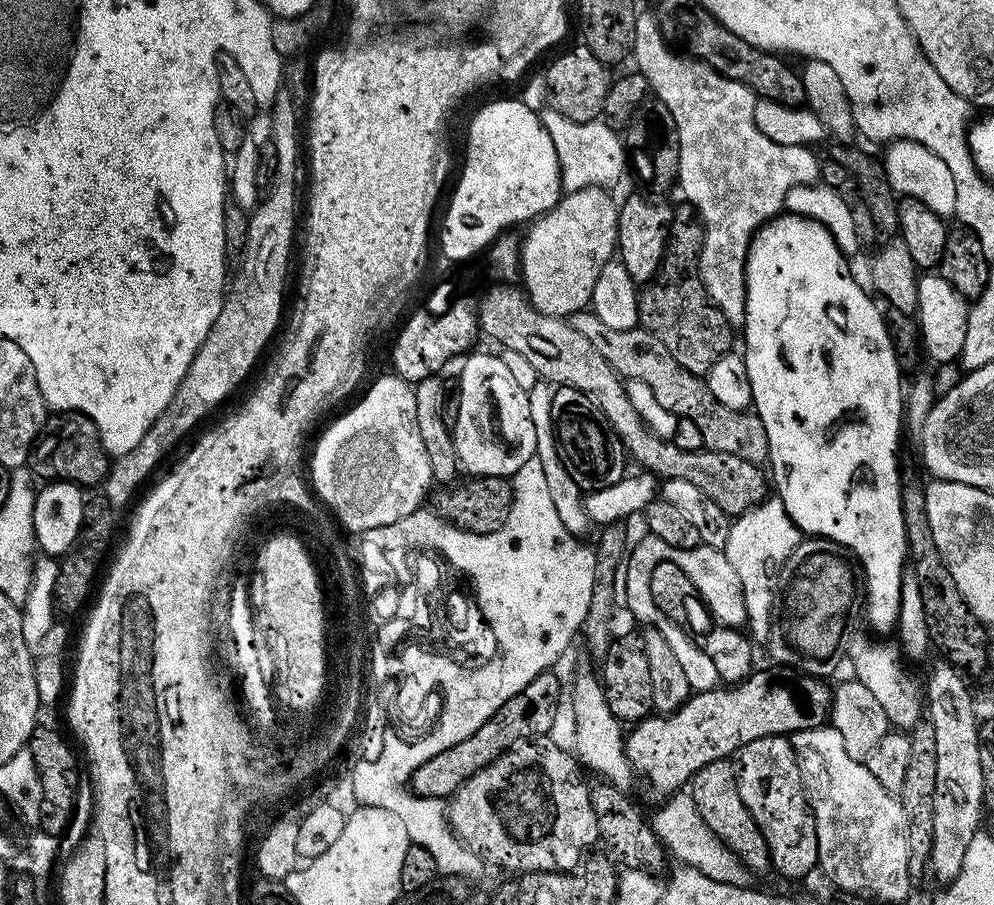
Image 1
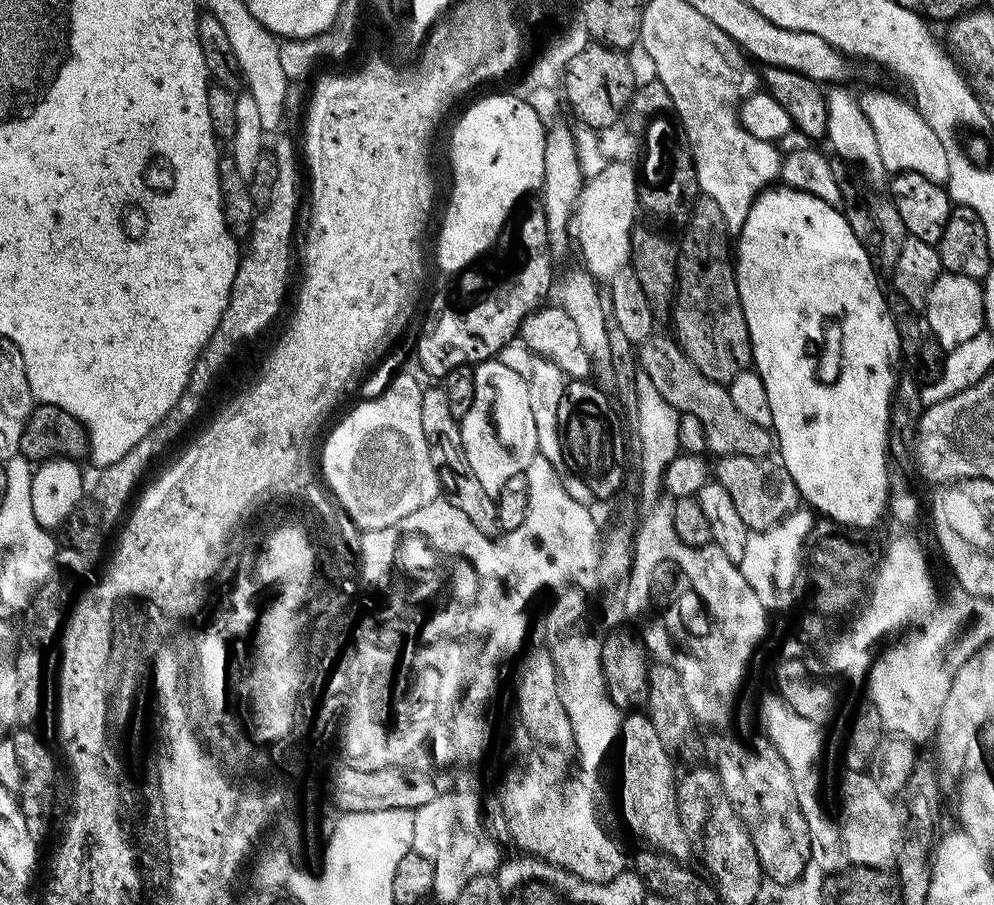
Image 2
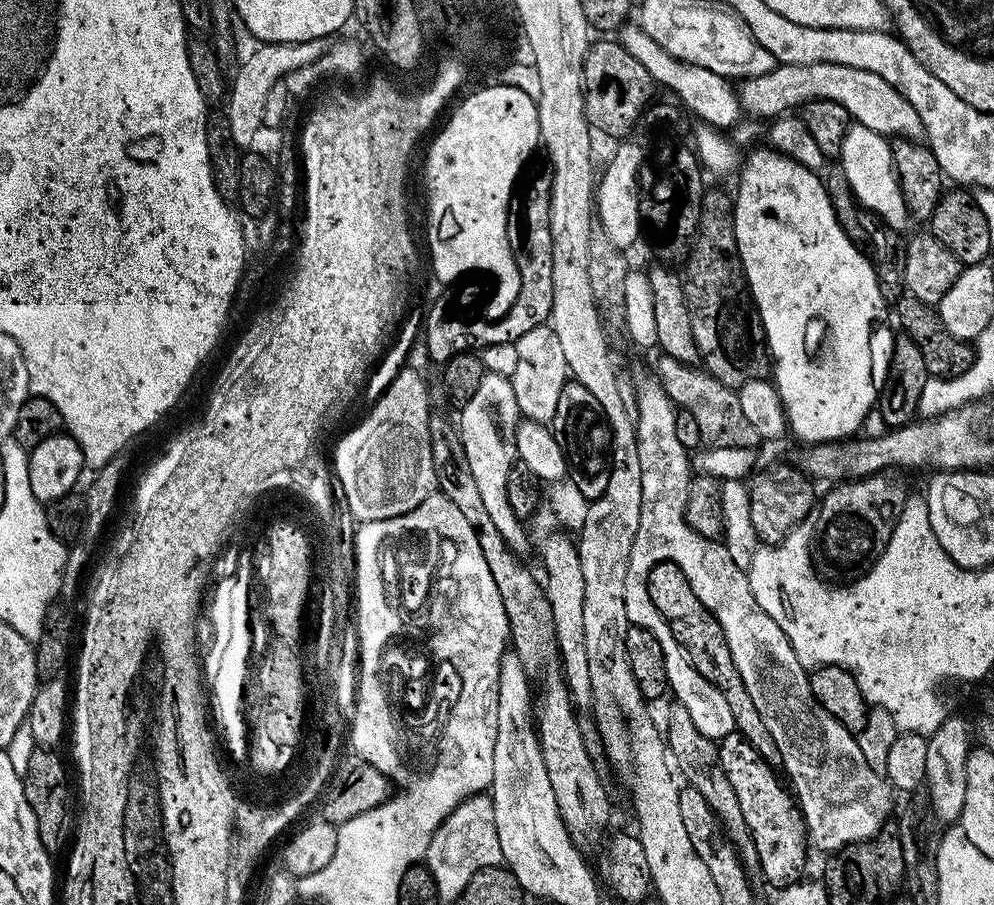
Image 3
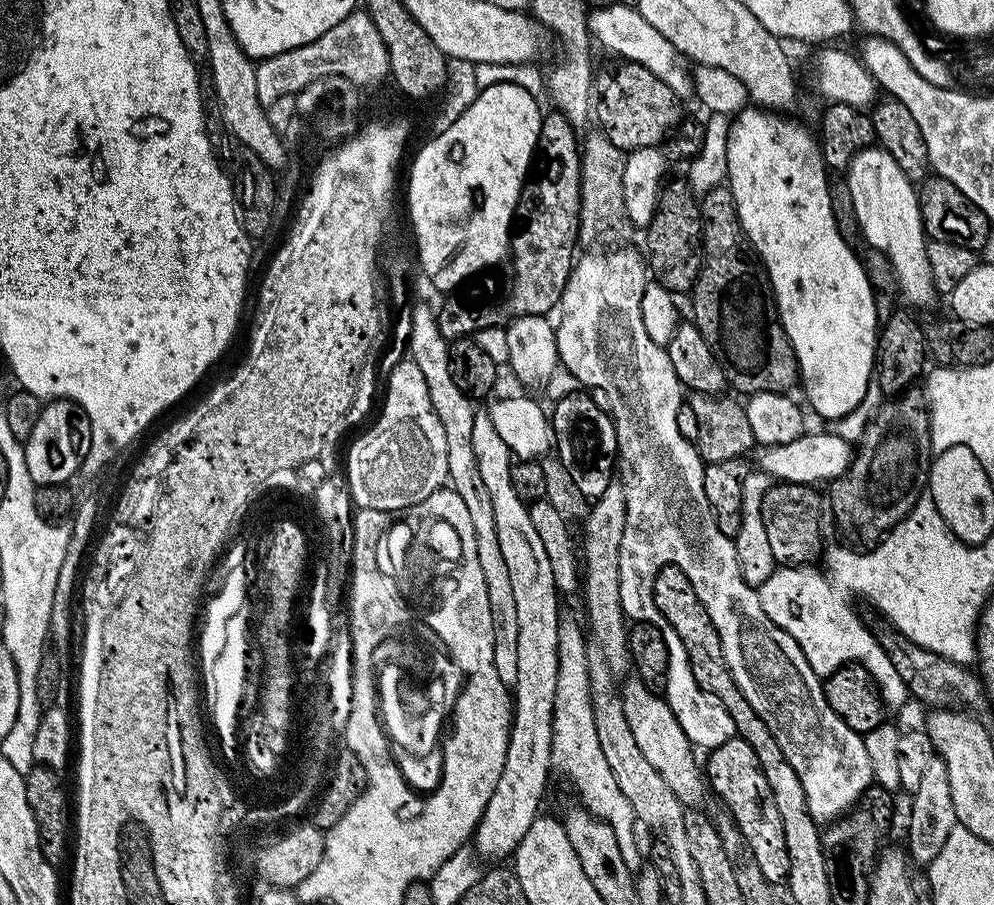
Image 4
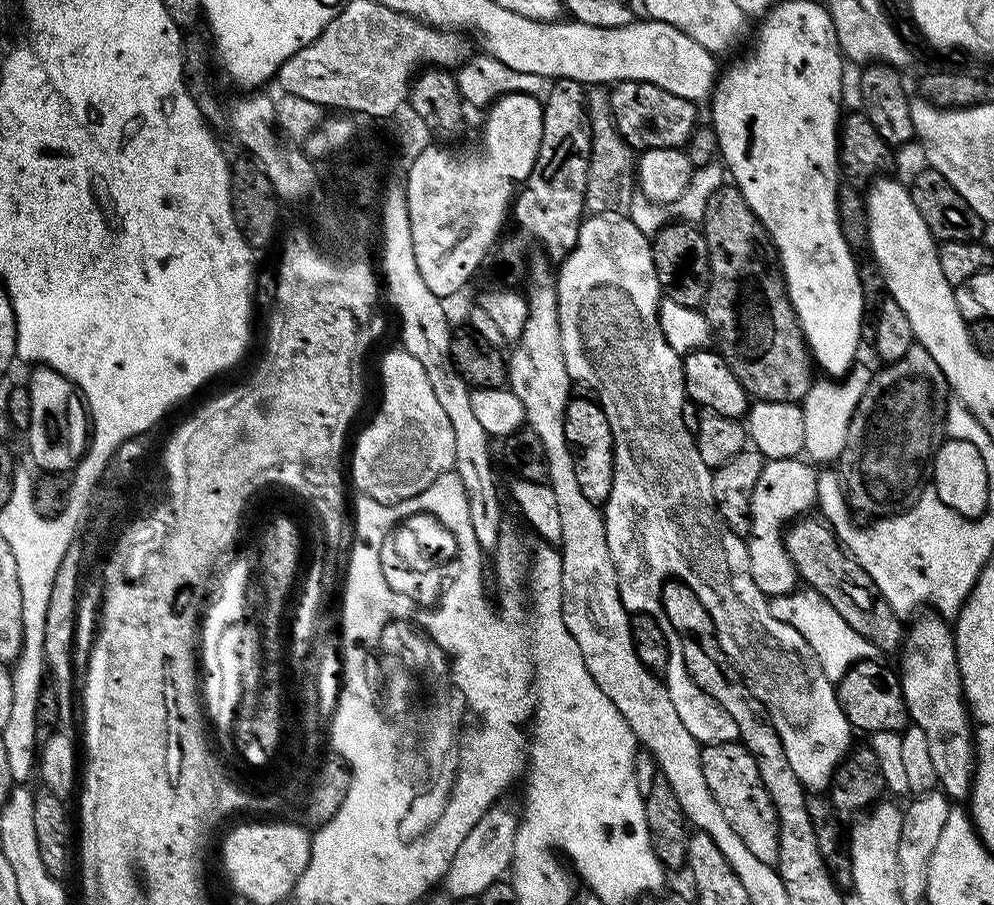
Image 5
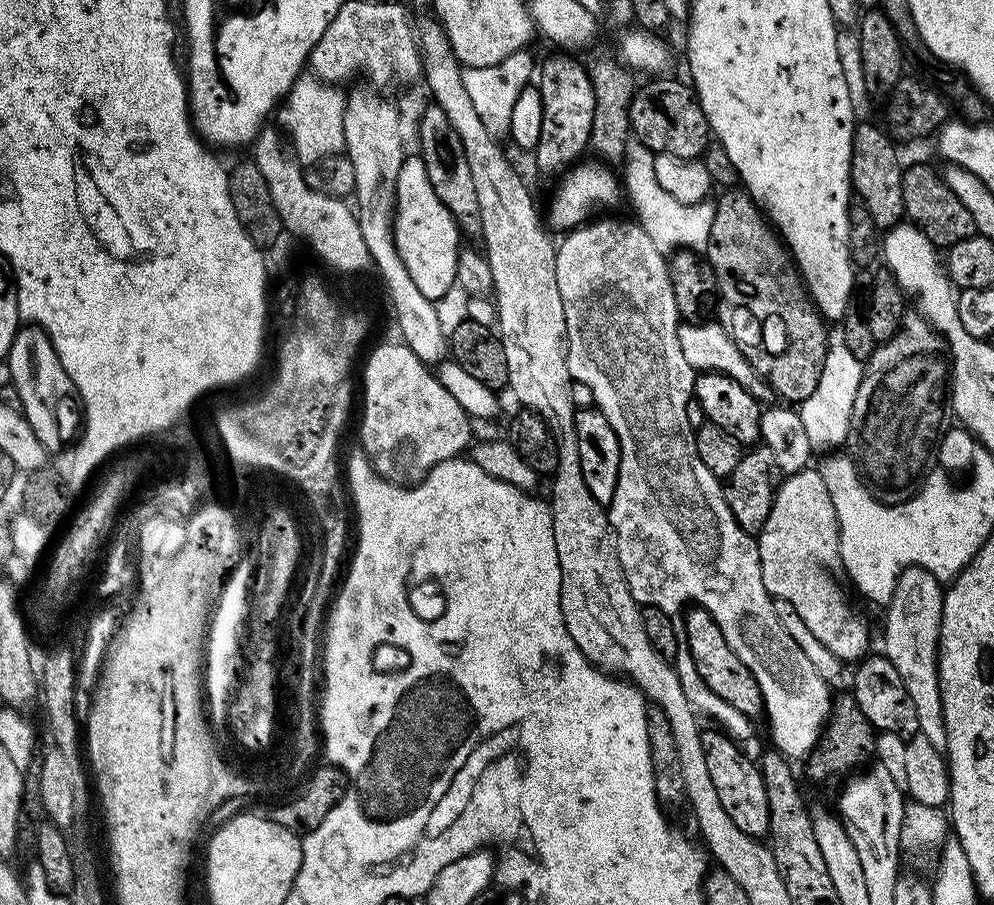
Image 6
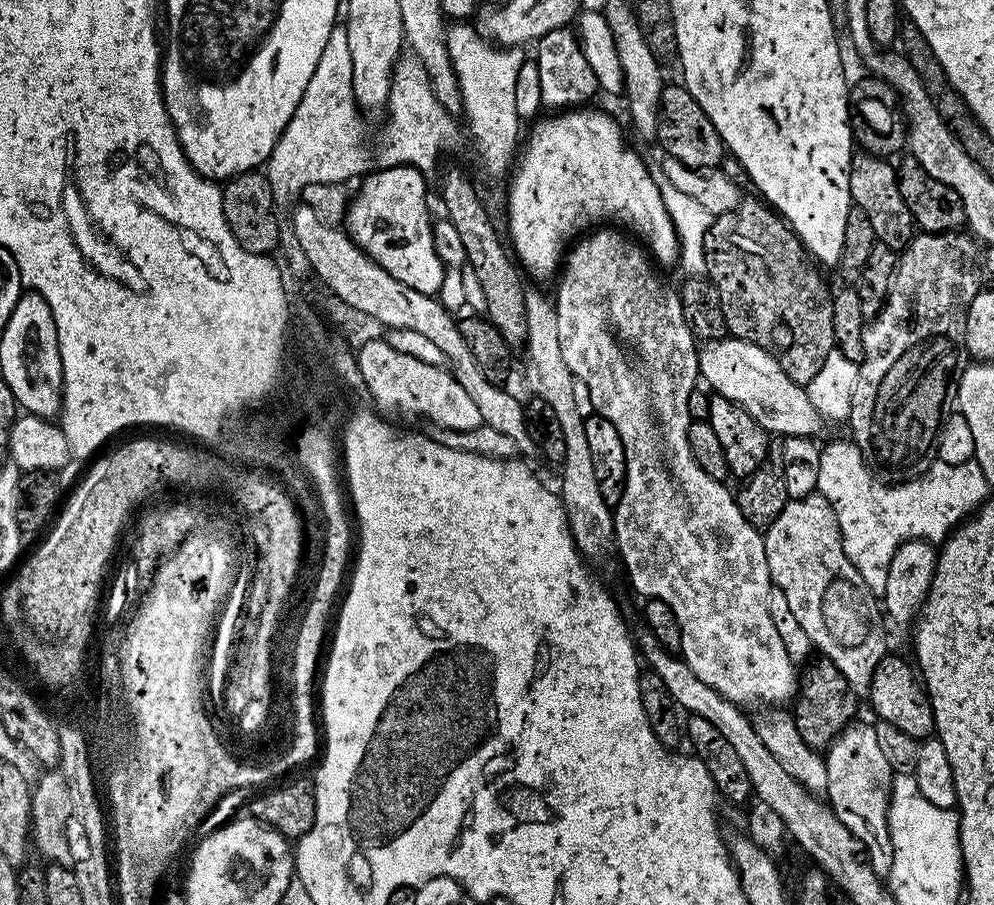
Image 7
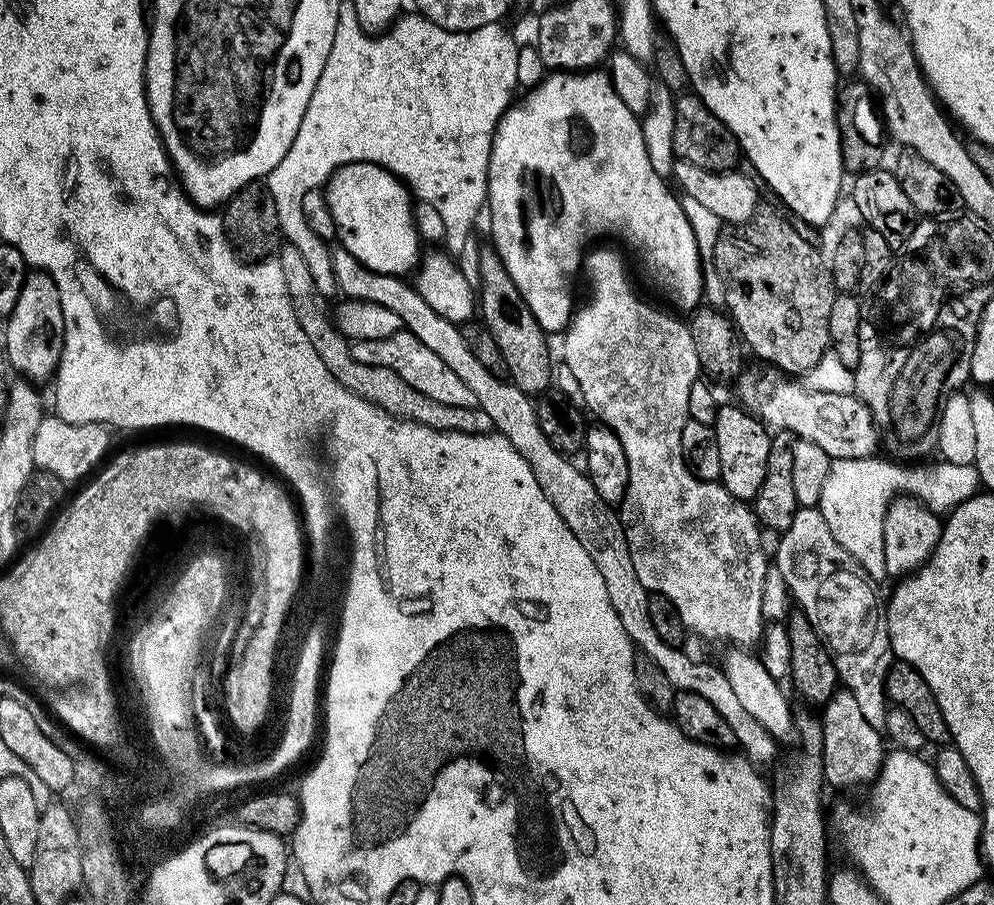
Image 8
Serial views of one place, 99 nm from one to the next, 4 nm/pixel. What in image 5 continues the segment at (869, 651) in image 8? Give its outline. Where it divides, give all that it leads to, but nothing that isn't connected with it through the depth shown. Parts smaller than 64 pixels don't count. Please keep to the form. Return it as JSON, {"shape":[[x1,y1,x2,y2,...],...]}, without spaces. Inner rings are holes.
{"shape":[[807,459,770,460,758,477,758,486,750,502,750,534,746,538,750,554,750,570,758,590,771,598,793,591,798,577,794,562,784,545,786,525,813,511,816,504,817,469],[815,469,815,470,814,470],[812,508,812,510,811,510]]}

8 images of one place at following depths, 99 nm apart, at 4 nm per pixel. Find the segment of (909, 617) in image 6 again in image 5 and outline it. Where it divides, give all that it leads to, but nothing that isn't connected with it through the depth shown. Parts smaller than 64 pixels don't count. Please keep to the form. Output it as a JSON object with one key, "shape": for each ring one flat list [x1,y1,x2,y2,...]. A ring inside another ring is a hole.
{"shape":[[917,615,906,628,906,639,899,653,898,675,902,698,908,707,909,721,926,733,930,759,939,791,949,801,960,802,972,790,972,774,976,766,974,725,964,702,964,687,956,657,956,638,945,617]]}

